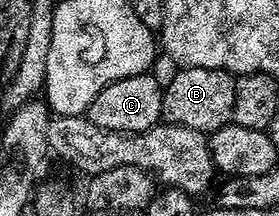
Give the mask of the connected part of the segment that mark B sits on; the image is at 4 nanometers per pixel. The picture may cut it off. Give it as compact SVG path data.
M180 67L170 85L163 90L162 117L167 124L190 127L199 133L211 135L232 121L236 77L225 69Z

